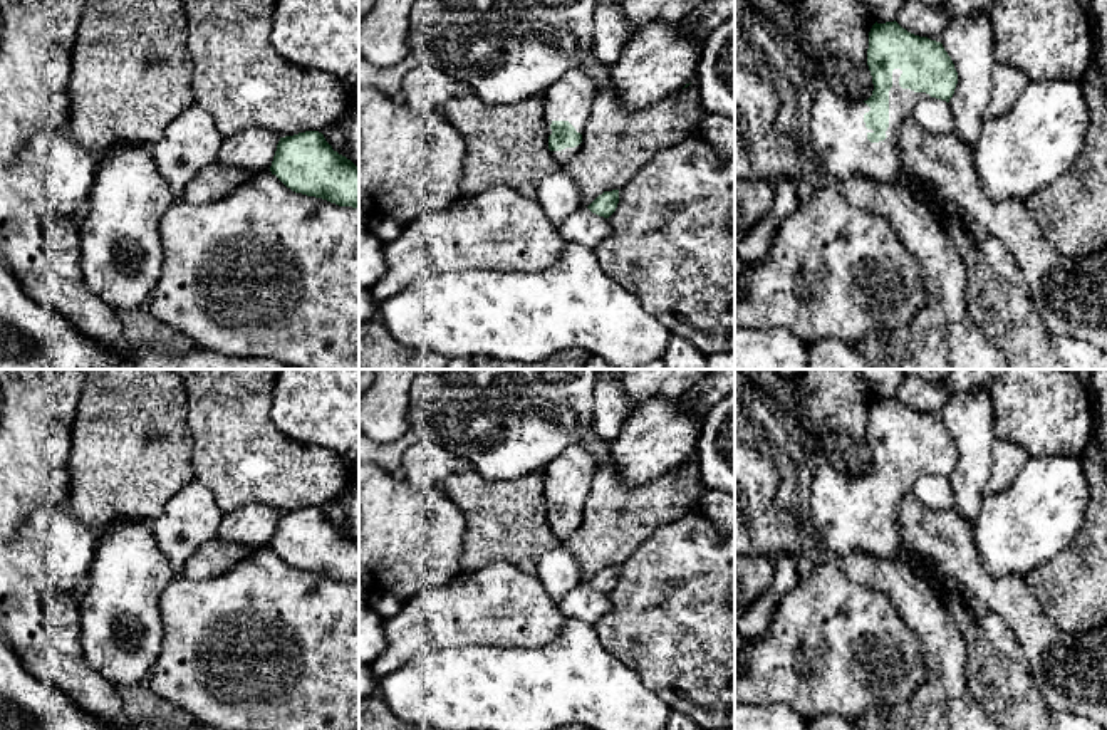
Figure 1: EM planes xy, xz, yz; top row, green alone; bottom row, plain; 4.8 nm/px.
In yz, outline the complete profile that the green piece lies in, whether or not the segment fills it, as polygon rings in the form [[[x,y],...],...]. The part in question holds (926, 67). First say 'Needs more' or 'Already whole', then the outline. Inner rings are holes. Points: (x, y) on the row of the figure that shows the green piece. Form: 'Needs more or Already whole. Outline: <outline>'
Needs more. Outline: [[[896,20],[872,25],[867,65],[874,91],[864,102],[815,87],[812,141],[829,180],[865,176],[894,183],[899,124],[922,97],[949,102],[958,72],[941,42],[914,35]]]

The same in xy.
Already whole. Outline: [[[319,131],[280,138],[270,171],[295,193],[359,210],[359,168],[346,156],[334,151]]]

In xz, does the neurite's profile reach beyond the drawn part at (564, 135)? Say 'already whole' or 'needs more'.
needs more

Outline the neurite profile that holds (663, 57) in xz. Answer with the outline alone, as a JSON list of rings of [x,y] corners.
[[[647,22],[611,65],[611,86],[624,107],[644,109],[693,82],[703,42],[681,22]]]

